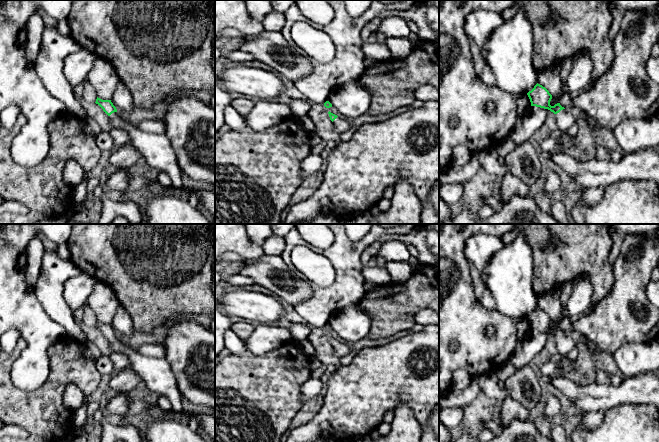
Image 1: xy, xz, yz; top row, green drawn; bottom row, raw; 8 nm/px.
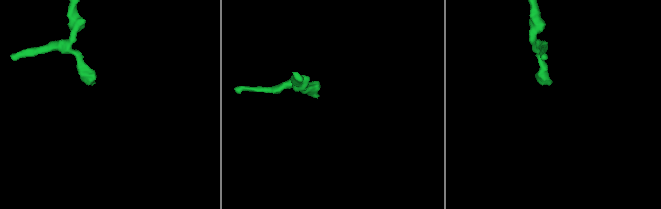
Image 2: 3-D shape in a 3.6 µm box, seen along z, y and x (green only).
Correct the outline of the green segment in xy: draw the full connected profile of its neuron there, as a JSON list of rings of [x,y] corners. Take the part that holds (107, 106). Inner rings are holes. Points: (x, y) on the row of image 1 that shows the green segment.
[[[97,97],[95,103],[109,116],[114,128],[122,129],[129,134],[130,144],[142,154],[145,162],[152,168],[166,172],[175,190],[182,193],[184,185],[181,180],[181,169],[168,137],[165,134],[146,133],[131,125],[117,111],[111,100]]]

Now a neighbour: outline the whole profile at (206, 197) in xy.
[[[150,181],[148,183],[148,189],[146,195],[167,195],[167,194],[179,194],[184,197],[188,197],[195,194],[199,203],[208,211],[208,213],[215,216],[215,192],[211,190],[201,190],[194,188],[183,187],[182,192],[179,193],[173,186],[170,188],[163,187],[159,181]]]

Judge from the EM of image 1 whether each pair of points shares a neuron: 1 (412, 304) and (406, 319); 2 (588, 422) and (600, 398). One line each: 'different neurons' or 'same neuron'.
1: same neuron
2: different neurons

